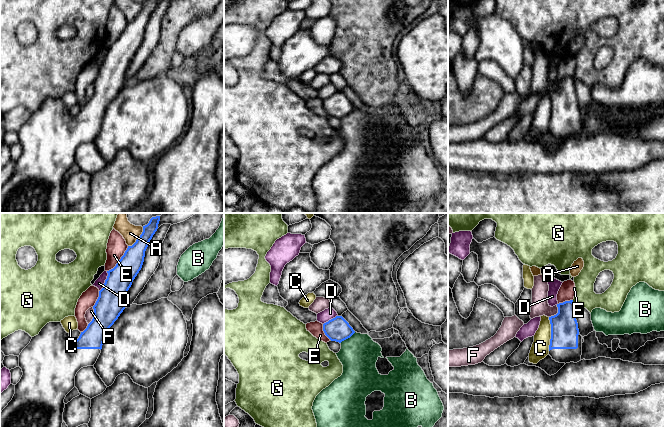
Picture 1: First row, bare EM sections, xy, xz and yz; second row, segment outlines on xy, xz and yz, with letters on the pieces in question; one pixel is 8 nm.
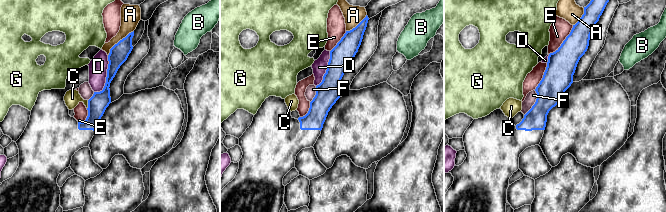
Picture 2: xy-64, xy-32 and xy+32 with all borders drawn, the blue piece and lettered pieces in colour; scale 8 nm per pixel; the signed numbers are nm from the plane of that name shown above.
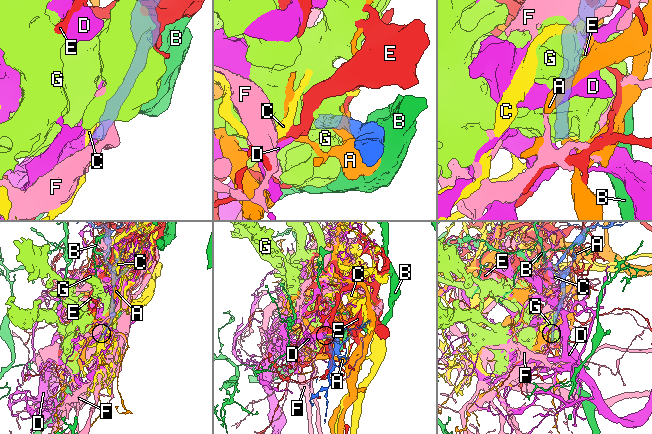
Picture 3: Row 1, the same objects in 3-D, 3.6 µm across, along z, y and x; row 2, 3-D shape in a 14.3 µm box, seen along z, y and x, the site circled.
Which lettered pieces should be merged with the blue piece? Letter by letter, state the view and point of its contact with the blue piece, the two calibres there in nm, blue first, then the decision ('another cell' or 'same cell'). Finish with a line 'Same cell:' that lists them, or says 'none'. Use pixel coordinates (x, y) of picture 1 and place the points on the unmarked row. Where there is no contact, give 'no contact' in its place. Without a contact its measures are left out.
A: meets blue in xy at (138, 14); 180 nm thick on the blue side, 140 nm on the other; another cell
B: meets blue in xz at (347, 114); 190 nm thick on the blue side, 300 nm on the other; another cell
C: meets blue in yz at (551, 110); 220 nm thick on the blue side, 140 nm on the other; another cell
D: meets blue in xy at (105, 57); 220 nm thick on the blue side, 80 nm on the other; another cell
E: meets blue in xy at (119, 36); 200 nm thick on the blue side, 160 nm on the other; another cell
F: meets blue in xy at (94, 92); 220 nm thick on the blue side, 70 nm on the other; another cell
G: meets blue in yz at (573, 79); 220 nm thick on the blue side, 160 nm on the other; another cell
Same cell: none

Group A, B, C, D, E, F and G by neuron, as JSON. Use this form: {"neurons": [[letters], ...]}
{"neurons": [["A"], ["B"], ["C"], ["D"], ["E"], ["F"], ["G"]]}

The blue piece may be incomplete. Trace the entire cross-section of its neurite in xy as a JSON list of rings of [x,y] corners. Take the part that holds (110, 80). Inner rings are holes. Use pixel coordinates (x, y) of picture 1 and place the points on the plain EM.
[[[158,0],[143,2],[140,13],[132,22],[128,22],[116,42],[107,47],[107,55],[93,82],[94,93],[76,117],[70,115],[61,98],[49,98],[22,126],[18,133],[23,151],[15,161],[12,176],[0,189],[0,213],[59,213],[64,175],[75,163],[77,148],[96,139],[107,106],[125,85],[125,72],[142,44],[145,27],[157,5]]]

